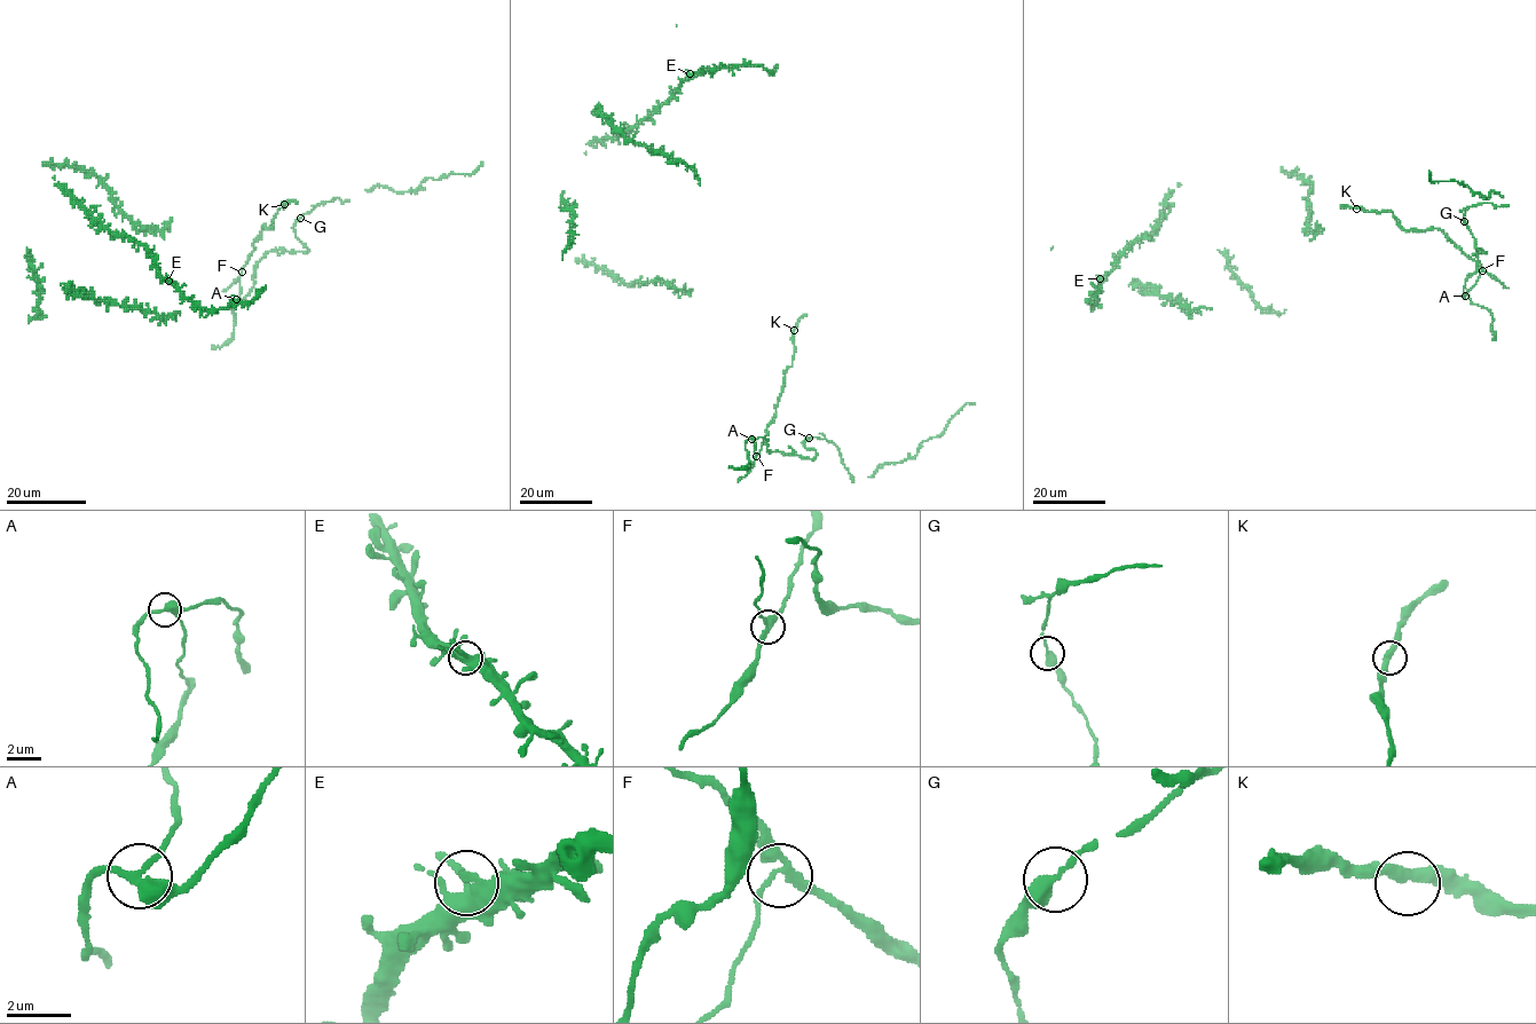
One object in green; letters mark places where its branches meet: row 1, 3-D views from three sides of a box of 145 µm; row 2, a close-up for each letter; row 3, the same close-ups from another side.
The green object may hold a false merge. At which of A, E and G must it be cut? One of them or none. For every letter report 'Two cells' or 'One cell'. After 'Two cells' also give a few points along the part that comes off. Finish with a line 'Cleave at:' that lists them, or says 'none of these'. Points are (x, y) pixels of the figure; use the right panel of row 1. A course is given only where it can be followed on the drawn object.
A: Two cells. Course of the part to remove: (1465, 296), (1477, 282), (1481, 267), (1441, 230), (1404, 230), (1392, 211), (1340, 206)
E: One cell
G: One cell
Cleave at: A

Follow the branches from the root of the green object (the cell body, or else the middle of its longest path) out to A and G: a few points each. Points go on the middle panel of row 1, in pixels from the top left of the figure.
A: (793, 330), (793, 365), (785, 370), (776, 416), (756, 455), (755, 443), (750, 439)
G: (793, 330), (793, 365), (754, 451), (751, 439), (763, 436), (771, 451), (814, 458), (802, 443), (809, 439)

